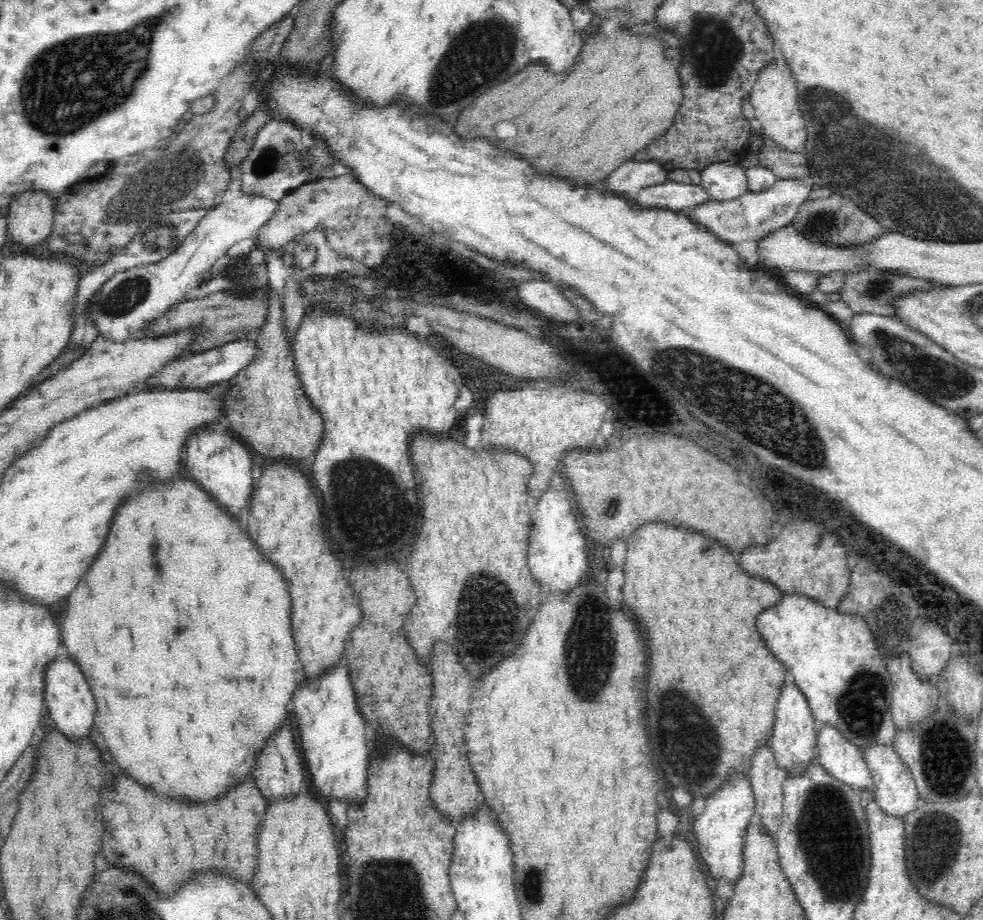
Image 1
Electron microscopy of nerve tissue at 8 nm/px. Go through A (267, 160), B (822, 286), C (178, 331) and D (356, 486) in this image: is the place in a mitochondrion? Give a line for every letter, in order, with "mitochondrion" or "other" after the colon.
A: mitochondrion
B: other
C: other
D: mitochondrion

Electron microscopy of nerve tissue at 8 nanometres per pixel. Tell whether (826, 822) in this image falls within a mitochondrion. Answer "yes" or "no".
yes

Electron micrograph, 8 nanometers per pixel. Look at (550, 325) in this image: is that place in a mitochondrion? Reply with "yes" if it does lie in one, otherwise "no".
no

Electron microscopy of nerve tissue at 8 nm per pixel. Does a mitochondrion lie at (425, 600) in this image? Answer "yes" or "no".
no

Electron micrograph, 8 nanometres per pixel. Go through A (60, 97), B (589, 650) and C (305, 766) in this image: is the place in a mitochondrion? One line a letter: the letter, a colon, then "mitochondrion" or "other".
A: mitochondrion
B: mitochondrion
C: other

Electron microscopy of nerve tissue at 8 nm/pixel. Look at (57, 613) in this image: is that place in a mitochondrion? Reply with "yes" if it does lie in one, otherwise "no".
no

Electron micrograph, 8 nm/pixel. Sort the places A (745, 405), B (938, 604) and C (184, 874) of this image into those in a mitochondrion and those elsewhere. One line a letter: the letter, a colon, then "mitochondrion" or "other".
A: mitochondrion
B: other
C: other

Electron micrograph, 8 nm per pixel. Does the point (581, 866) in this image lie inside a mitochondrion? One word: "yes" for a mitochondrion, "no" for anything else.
no

